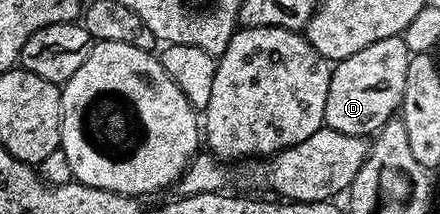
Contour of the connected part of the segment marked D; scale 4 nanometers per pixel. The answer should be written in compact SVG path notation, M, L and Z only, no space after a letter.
M393 36L380 38L380 42L372 42L372 46L364 46L364 50L356 50L356 54L348 54L348 58L337 61L333 65L328 82L328 102L324 106L325 127L340 130L340 134L370 138L389 120L395 119L396 113L402 107L404 82L408 79L408 62L411 55L401 36Z

